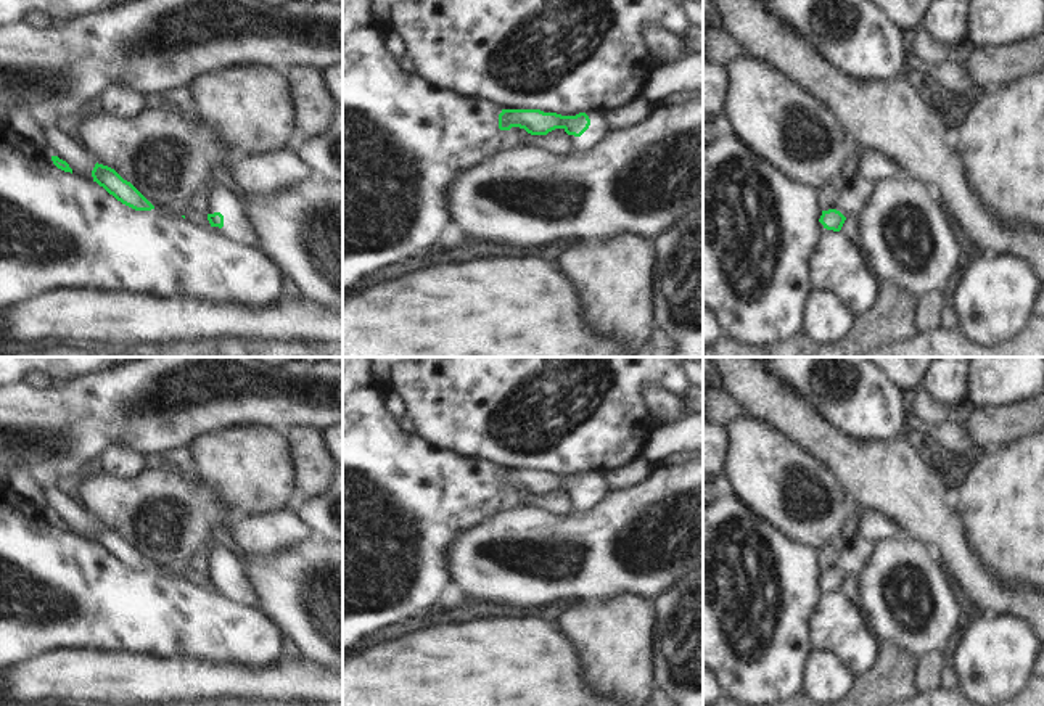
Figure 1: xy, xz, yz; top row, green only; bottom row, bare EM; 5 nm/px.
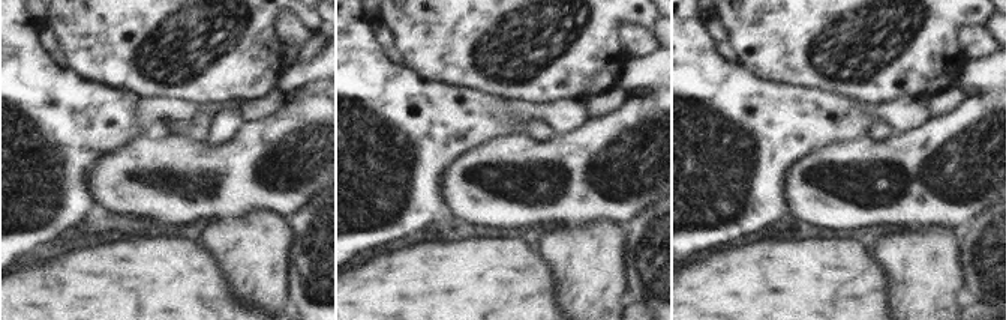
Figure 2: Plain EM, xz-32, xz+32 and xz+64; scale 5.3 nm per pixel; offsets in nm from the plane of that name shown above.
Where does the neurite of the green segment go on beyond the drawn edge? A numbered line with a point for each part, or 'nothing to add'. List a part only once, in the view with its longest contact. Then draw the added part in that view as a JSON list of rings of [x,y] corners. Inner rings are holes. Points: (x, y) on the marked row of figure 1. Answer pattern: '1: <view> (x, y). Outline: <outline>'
1: xy (237, 229). Outline: [[[220,185],[211,188],[208,214],[214,212],[224,215],[224,227],[214,227],[216,233],[232,243],[259,249],[257,236],[245,217],[243,204]]]

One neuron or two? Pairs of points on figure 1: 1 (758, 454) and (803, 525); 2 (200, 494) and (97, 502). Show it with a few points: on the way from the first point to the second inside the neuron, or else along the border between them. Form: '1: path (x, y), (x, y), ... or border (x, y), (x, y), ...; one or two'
1: path (769, 472), (803, 507); one
2: path (174, 496), (123, 502); one

